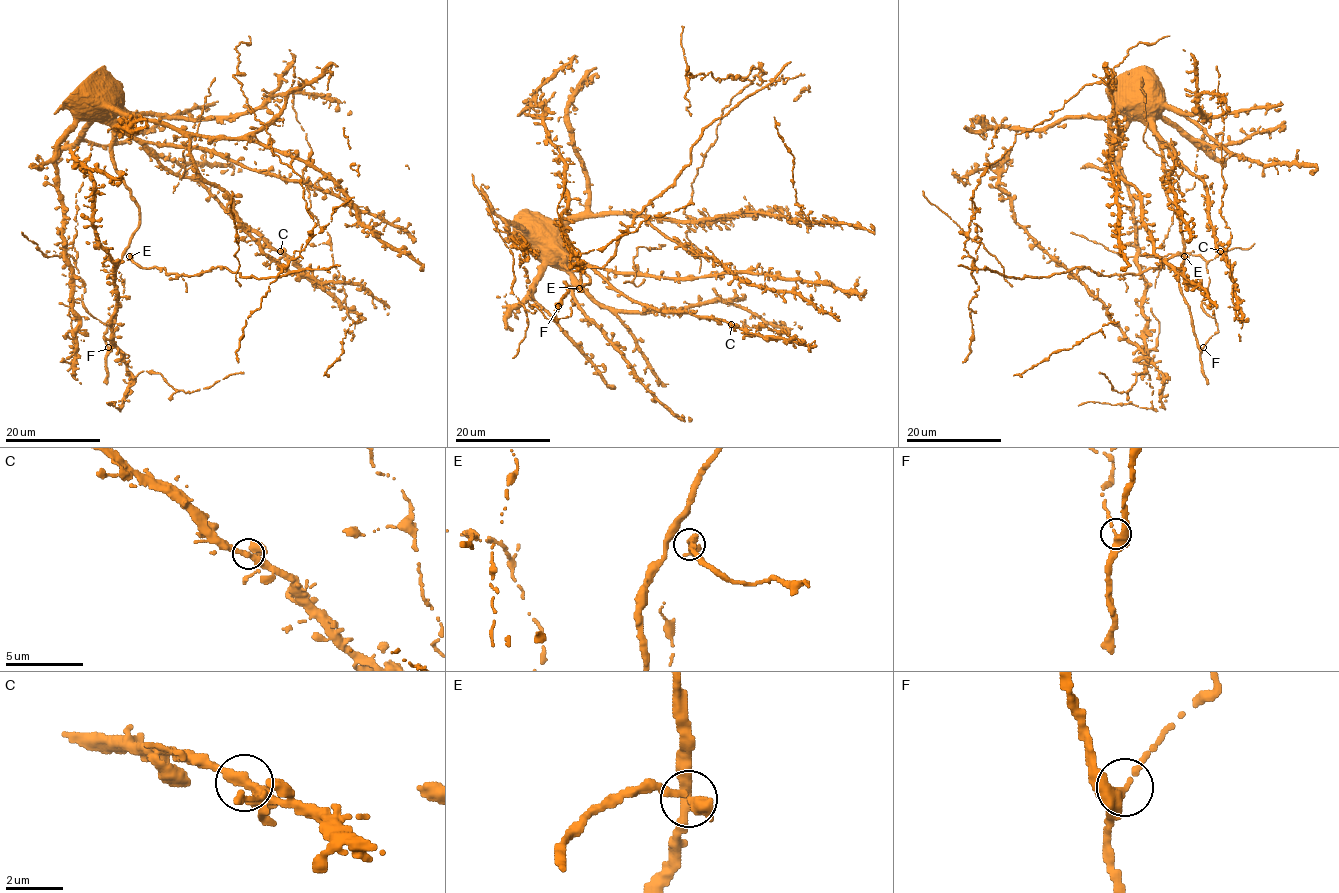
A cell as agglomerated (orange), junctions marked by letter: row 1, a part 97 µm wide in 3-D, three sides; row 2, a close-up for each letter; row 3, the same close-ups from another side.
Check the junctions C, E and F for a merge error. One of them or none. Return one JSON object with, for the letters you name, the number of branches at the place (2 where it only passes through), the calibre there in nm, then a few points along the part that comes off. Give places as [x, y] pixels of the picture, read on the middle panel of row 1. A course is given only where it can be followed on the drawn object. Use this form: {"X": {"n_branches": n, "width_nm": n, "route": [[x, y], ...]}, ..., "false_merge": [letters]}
{"E": {"n_branches": 2, "width_nm": 360}, "false_merge": ["E"]}

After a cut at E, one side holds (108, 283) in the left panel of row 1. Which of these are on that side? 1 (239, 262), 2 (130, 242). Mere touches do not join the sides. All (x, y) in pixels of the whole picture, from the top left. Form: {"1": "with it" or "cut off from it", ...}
{"1": "with it", "2": "with it"}

